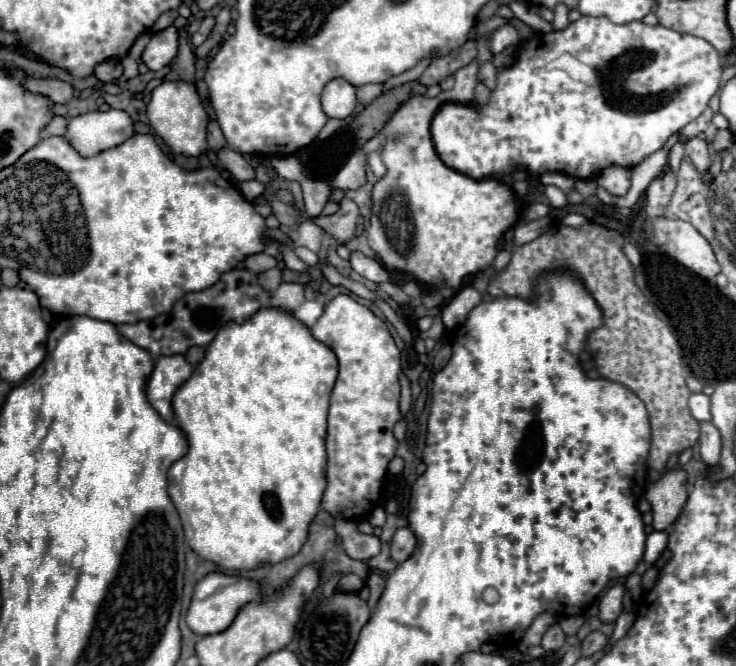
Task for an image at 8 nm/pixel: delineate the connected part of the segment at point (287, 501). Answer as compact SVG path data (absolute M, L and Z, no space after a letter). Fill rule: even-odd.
M264 308L244 324L226 324L226 328L222 328L222 332L218 332L218 336L212 340L212 344L206 350L206 358L198 364L194 376L174 394L172 400L174 414L178 418L180 428L186 432L190 448L188 454L178 462L174 462L168 470L168 494L180 514L184 534L186 534L186 544L202 560L214 562L216 566L222 566L226 570L256 570L262 564L280 564L300 552L300 548L308 540L310 522L316 518L320 510L322 494L326 488L324 444L326 444L330 392L334 388L336 376L338 376L338 360L334 352L326 348L322 342L314 340L310 330L302 326L294 316L286 316L286 312L278 312L276 308Z

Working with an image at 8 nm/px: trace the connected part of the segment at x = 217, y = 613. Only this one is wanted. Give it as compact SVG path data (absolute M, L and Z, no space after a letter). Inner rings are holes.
M212 572L196 584L192 604L186 614L186 624L198 636L210 636L214 632L222 632L222 628L228 628L230 620L234 620L238 608L242 604L248 604L250 600L258 600L258 584L256 582L246 580L246 578L224 576L220 572Z

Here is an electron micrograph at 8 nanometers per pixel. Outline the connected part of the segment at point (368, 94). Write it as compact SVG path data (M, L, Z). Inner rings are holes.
M366 84L358 88L358 100L362 106L368 106L372 100L376 100L382 92L382 84Z

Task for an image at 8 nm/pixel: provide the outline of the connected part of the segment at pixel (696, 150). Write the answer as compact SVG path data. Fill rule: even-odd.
M690 138L684 142L684 148L686 148L686 156L692 160L692 164L700 170L700 172L706 172L712 164L712 156L708 154L708 144L700 138Z

